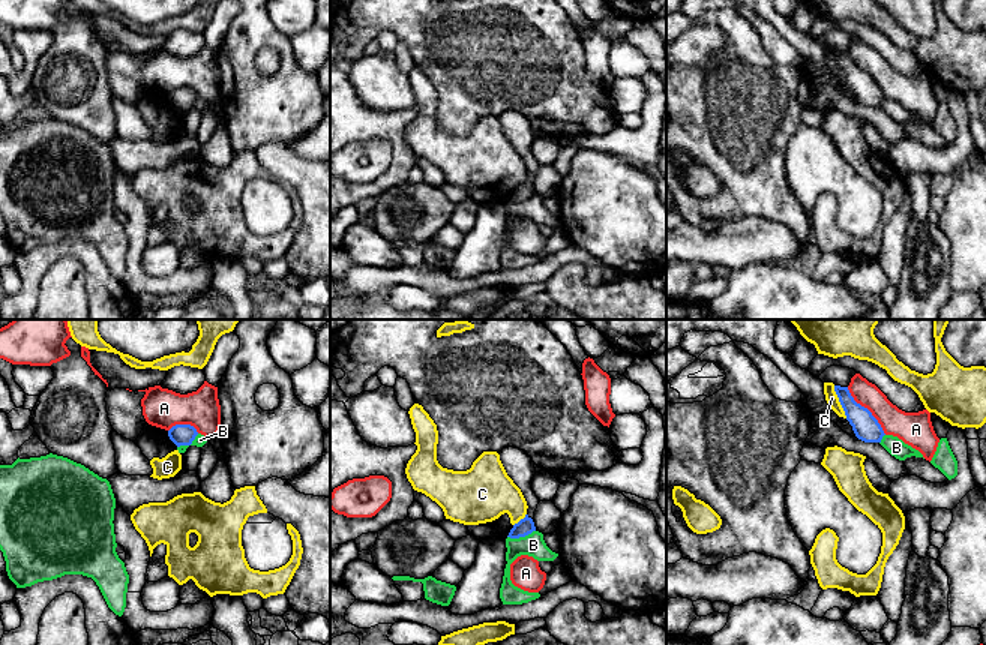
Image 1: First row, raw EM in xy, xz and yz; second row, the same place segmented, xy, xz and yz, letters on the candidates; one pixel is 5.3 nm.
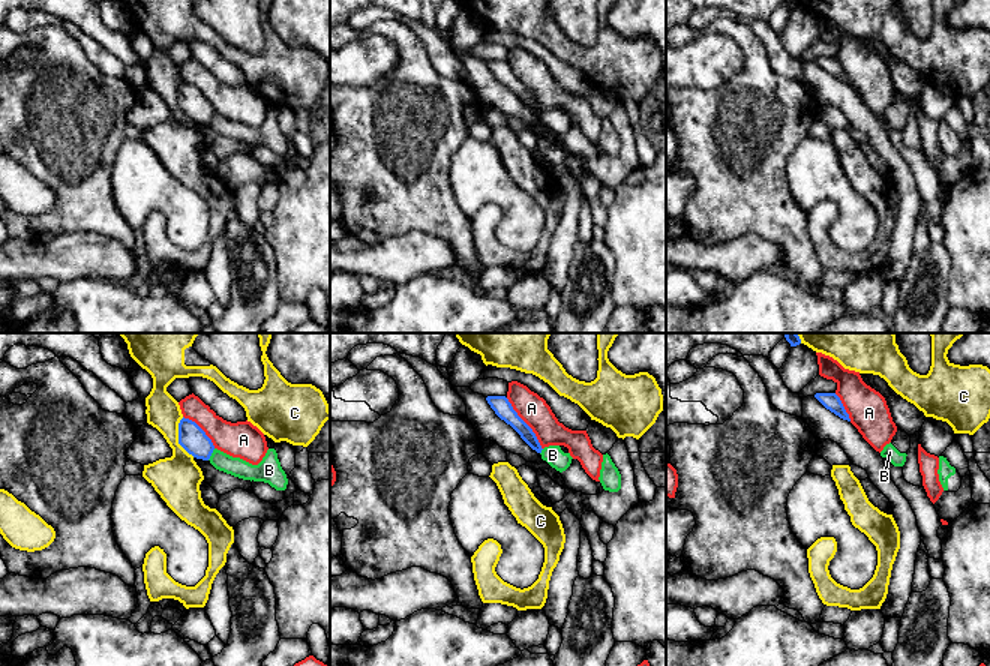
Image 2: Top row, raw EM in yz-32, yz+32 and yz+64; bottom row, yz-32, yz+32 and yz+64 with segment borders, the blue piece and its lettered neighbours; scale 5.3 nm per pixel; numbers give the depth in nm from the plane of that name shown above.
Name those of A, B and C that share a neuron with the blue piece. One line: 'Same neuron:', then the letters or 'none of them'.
Same neuron: none of them

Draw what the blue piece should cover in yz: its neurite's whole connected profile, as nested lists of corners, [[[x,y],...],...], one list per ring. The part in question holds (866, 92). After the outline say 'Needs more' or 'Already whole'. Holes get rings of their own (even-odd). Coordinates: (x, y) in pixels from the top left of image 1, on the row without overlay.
[[[834,50],[834,56],[855,100],[864,106],[881,106],[885,98],[872,76],[854,64],[848,51]]]. Already whole

